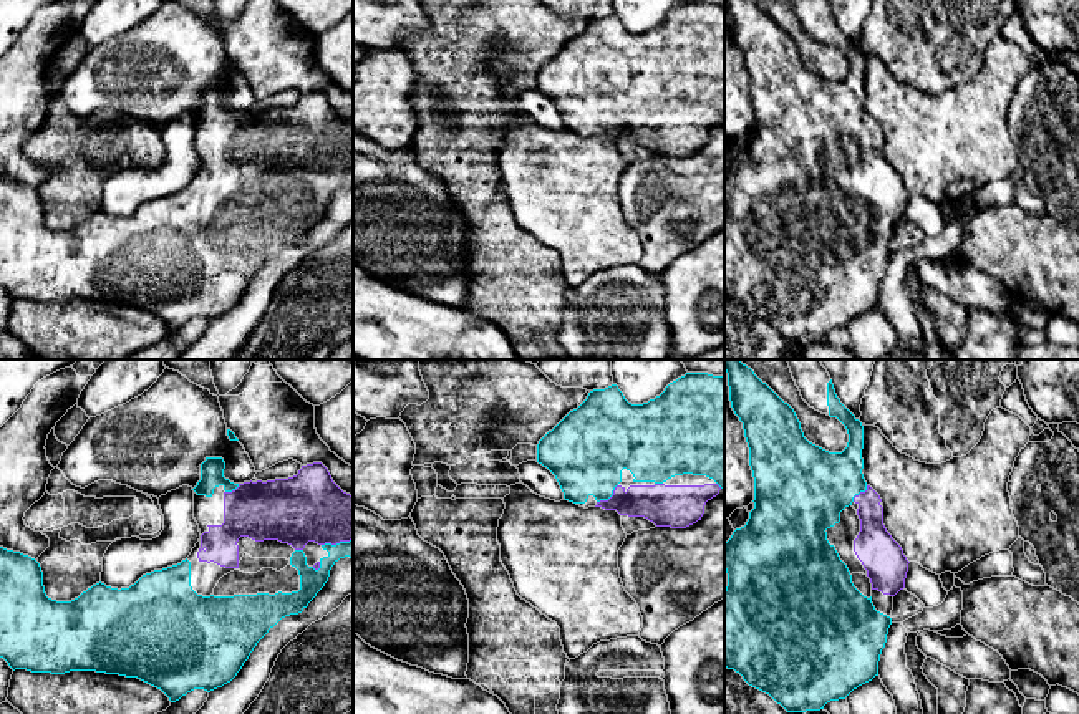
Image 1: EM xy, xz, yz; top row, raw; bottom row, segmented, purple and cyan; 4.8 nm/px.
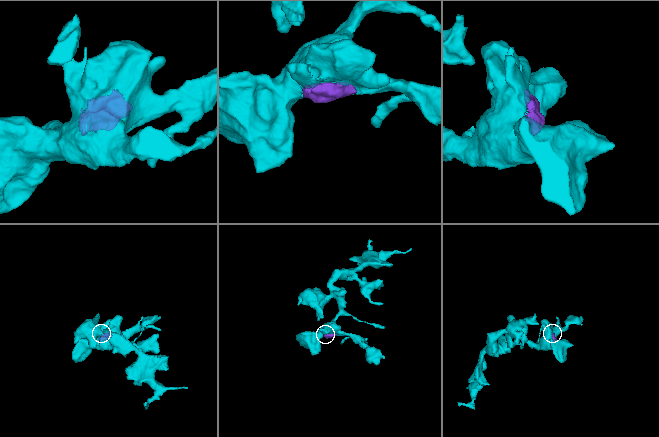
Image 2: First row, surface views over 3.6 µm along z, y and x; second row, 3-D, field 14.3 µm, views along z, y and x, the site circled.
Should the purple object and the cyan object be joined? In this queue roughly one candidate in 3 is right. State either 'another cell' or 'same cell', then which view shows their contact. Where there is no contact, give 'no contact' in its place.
same cell | xz

